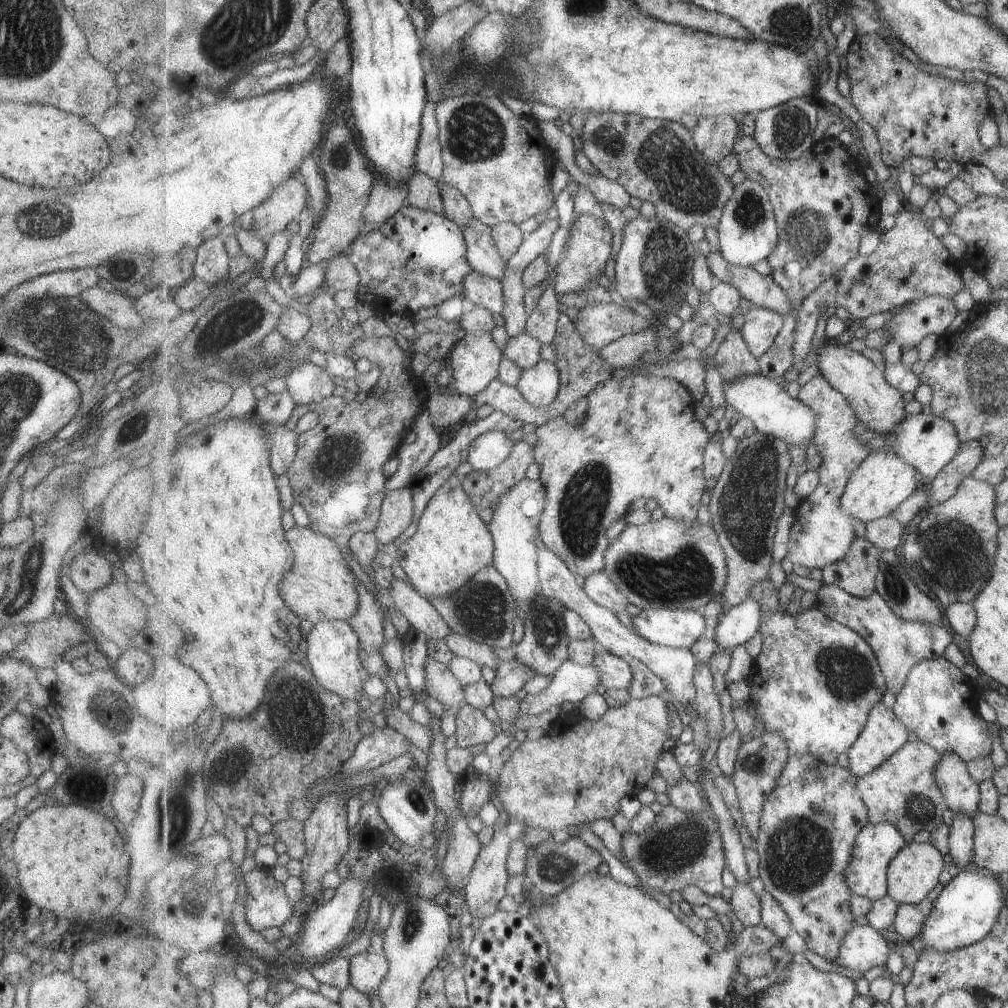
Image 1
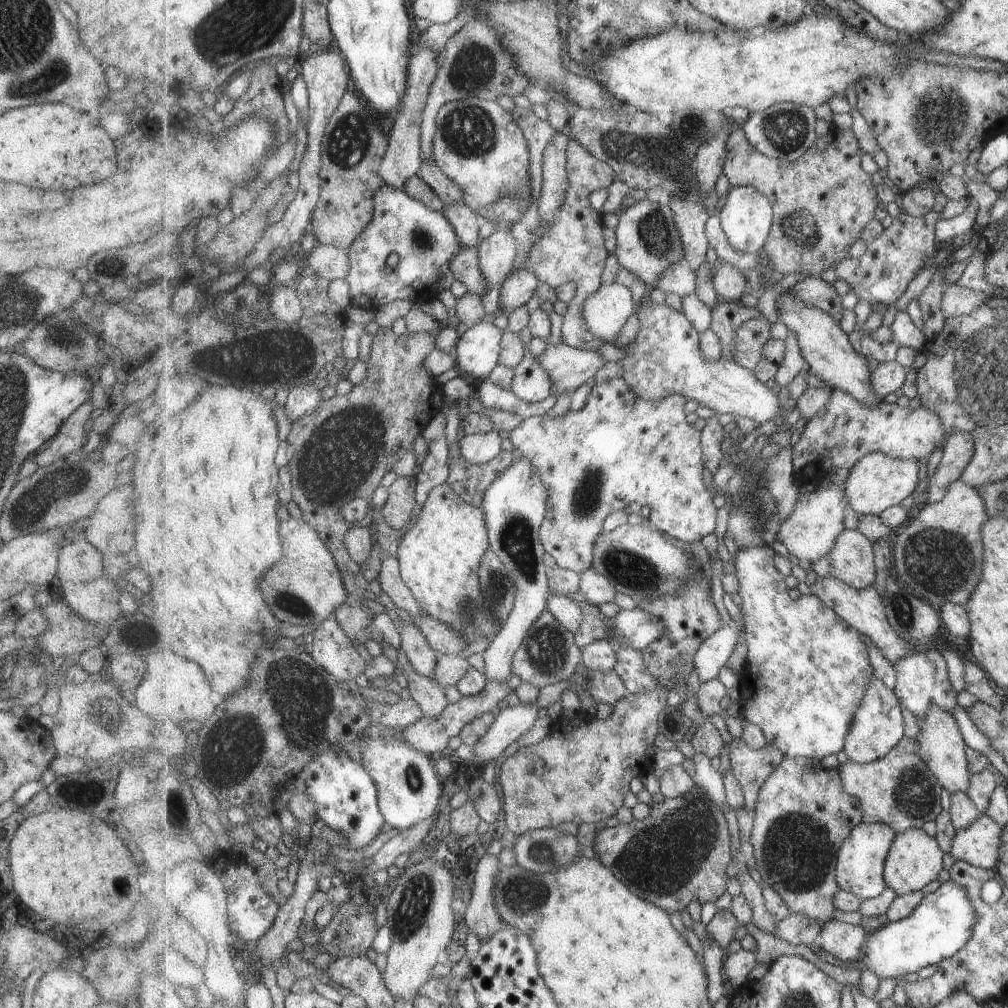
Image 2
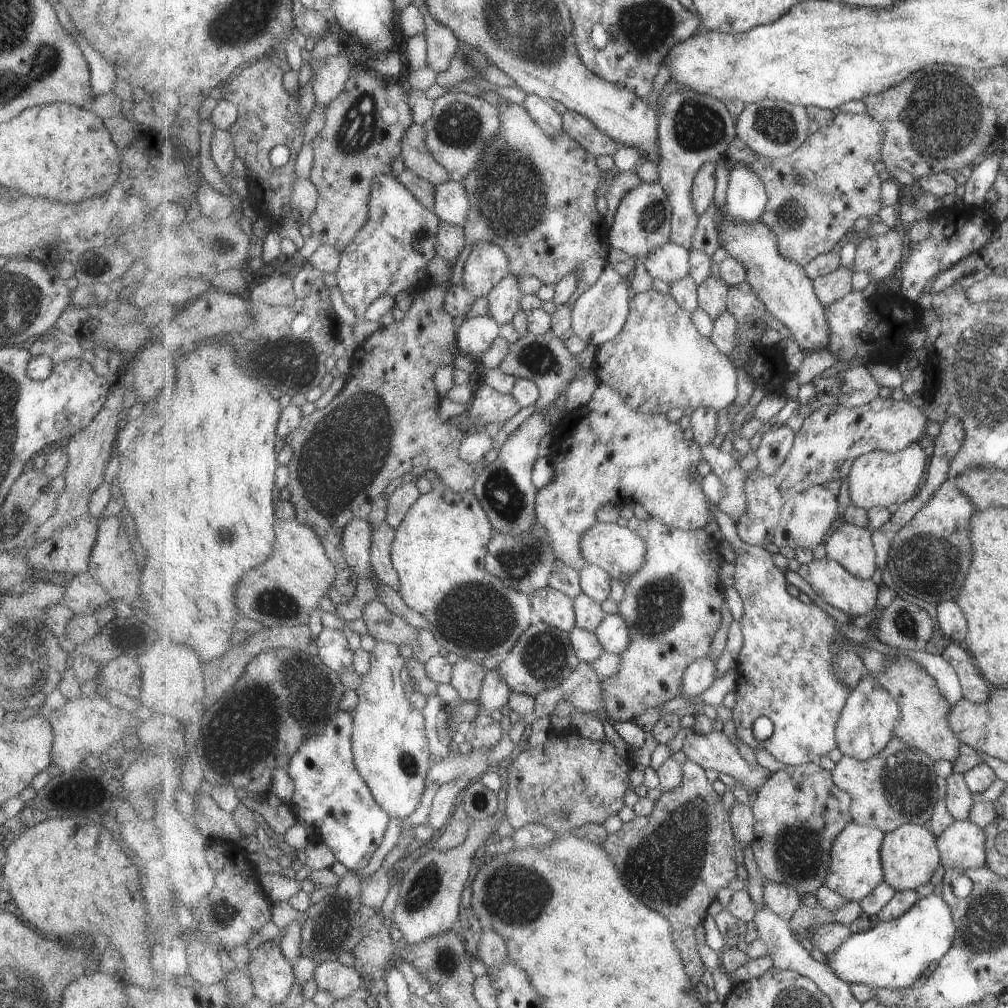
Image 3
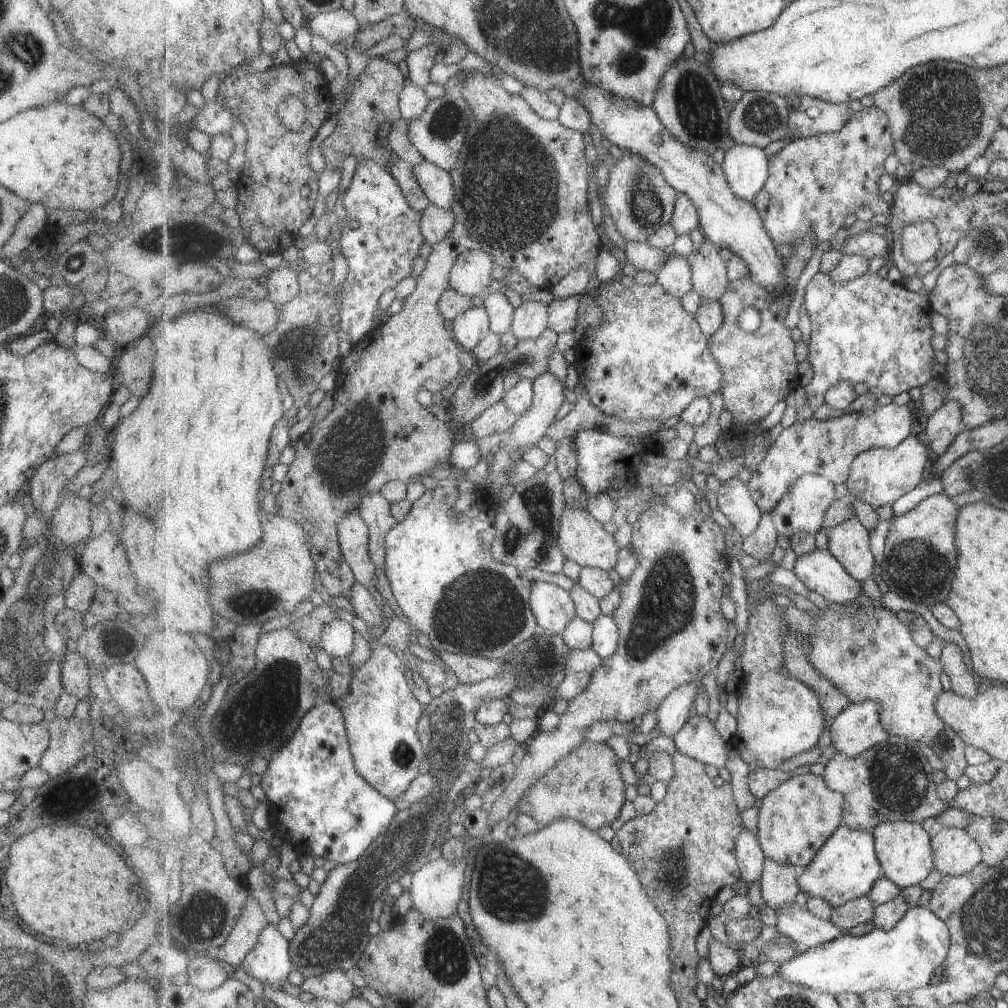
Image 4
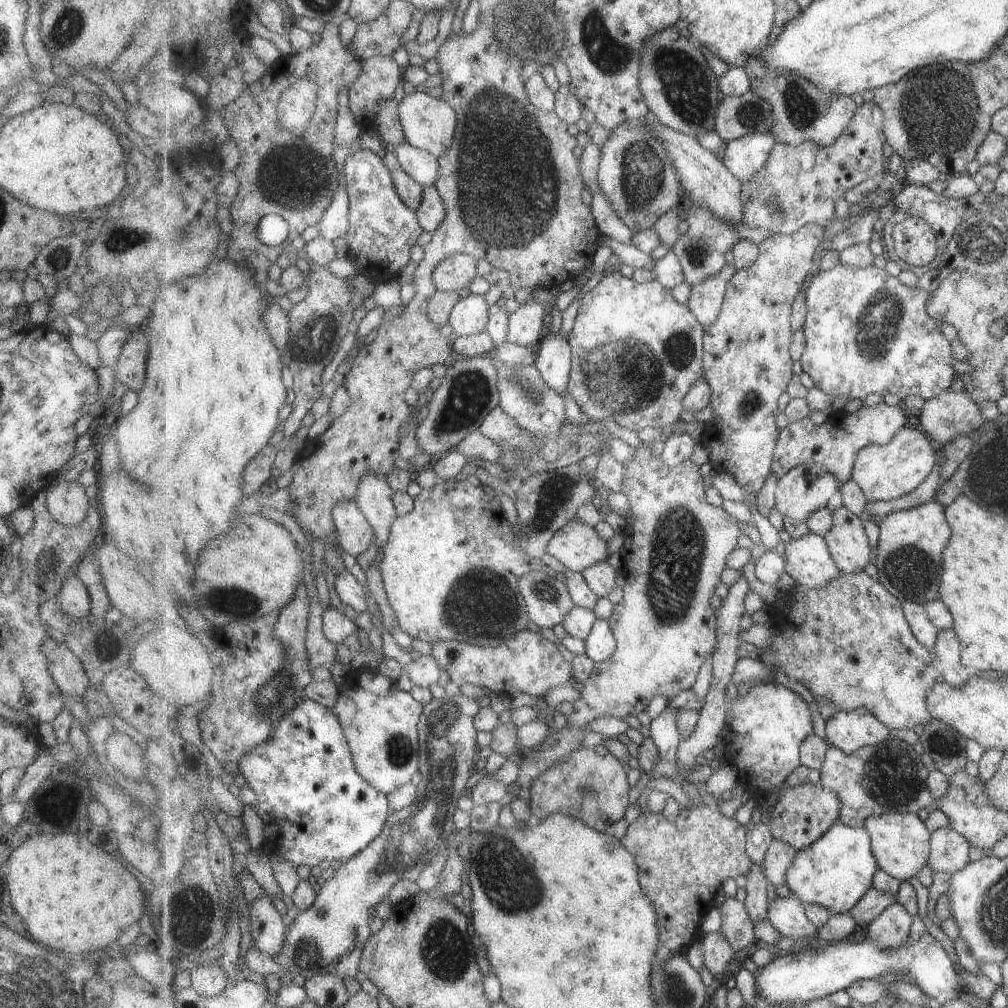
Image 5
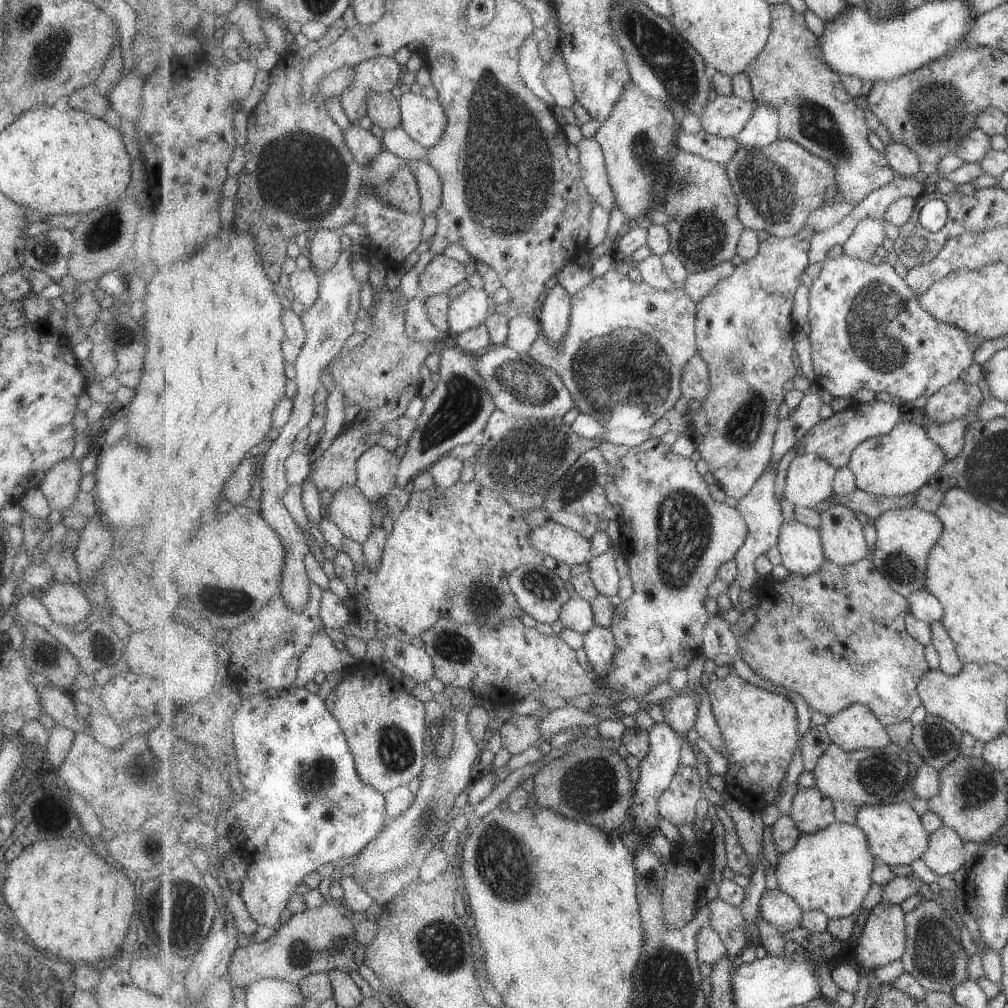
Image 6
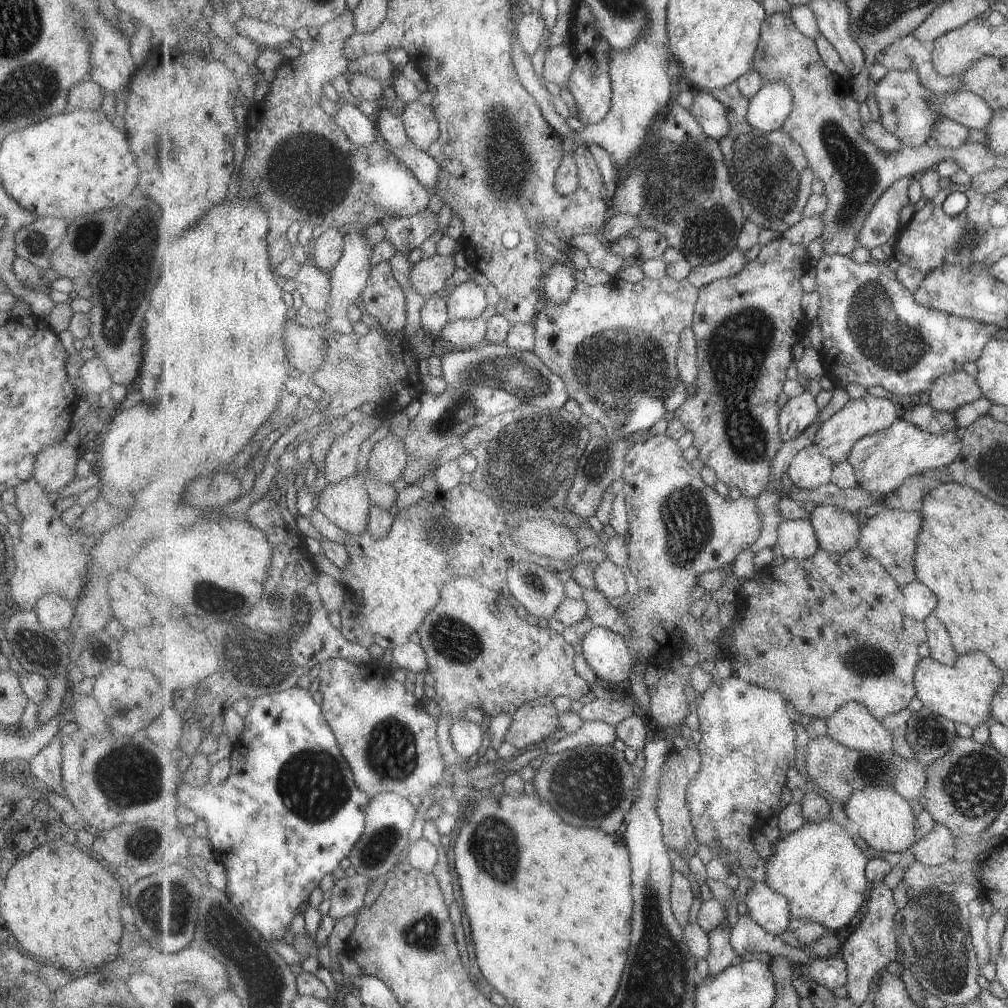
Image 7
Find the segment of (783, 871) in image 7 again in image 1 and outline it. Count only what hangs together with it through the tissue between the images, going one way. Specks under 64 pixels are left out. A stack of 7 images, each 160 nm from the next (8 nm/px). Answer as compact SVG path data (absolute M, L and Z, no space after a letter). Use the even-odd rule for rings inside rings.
M890 822L868 823L857 835L850 865L846 870L846 879L853 895L861 895L872 901L888 894L888 866L905 846L905 835Z

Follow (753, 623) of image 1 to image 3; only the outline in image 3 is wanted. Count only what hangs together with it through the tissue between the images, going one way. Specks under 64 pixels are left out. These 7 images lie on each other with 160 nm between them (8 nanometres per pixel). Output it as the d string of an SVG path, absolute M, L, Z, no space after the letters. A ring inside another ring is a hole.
M710 655L695 661L684 674L684 683L682 684L682 696L687 698L695 698L699 694L703 694L713 682L715 682L715 670L718 670L716 658Z

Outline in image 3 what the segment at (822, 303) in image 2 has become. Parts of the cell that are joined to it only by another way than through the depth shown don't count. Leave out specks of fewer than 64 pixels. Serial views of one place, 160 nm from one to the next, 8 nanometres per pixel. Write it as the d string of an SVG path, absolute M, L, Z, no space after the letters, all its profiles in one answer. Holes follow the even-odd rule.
M841 265L837 270L814 280L816 293L825 306L845 298L853 290L854 271L855 268L849 270Z

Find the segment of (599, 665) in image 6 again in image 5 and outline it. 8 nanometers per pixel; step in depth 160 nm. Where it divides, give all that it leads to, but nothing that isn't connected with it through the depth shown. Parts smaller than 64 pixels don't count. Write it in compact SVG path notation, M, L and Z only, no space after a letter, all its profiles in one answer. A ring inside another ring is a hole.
M599 618L585 641L588 648L587 655L596 663L602 663L611 658L619 646L610 622Z

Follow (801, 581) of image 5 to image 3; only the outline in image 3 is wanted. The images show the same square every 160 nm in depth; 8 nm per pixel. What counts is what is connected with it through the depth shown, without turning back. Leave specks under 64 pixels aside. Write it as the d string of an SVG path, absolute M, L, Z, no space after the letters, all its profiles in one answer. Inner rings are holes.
M826 556L822 559L813 558L810 563L800 565L797 572L819 597L833 607L849 613L851 619L874 612L876 608L879 586L872 579L861 580L854 577L840 562L828 559Z

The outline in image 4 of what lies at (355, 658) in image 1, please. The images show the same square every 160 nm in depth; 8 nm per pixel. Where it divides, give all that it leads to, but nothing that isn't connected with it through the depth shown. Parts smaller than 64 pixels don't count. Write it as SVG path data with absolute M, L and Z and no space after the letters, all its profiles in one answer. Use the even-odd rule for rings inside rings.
M335 619L323 627L322 648L332 658L349 658L356 641L356 630L345 619Z

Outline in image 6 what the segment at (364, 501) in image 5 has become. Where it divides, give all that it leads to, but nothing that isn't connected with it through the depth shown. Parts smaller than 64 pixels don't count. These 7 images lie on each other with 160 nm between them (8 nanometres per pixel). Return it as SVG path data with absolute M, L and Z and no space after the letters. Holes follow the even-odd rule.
M373 445L361 455L358 462L359 488L372 503L378 503L384 515L391 512L382 504L382 500L397 484L397 470L400 469L401 461L402 458L395 451Z

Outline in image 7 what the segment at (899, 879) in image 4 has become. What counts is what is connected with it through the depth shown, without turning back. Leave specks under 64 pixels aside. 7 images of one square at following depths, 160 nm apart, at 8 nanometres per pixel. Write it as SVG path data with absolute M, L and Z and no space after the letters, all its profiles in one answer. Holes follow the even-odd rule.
M868 787L865 790L856 792L846 804L844 820L854 827L856 832L867 842L868 846L881 852L904 852L907 849L911 849L920 839L916 833L918 829L916 827L917 817L913 814L909 799L903 798L893 787Z

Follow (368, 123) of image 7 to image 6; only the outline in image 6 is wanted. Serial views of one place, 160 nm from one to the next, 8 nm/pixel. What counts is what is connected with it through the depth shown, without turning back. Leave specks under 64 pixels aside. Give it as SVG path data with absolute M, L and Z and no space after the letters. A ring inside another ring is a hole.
M358 122L350 124L344 130L344 135L349 148L356 156L356 161L361 165L371 164L383 150L381 140L370 129L362 128Z

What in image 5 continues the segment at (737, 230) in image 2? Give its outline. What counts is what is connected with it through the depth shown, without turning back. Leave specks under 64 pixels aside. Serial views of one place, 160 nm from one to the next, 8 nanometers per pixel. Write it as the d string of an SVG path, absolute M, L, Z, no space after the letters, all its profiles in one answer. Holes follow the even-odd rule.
M772 130L765 133L763 131L746 132L730 142L723 162L743 182L760 171L777 143L777 137Z

